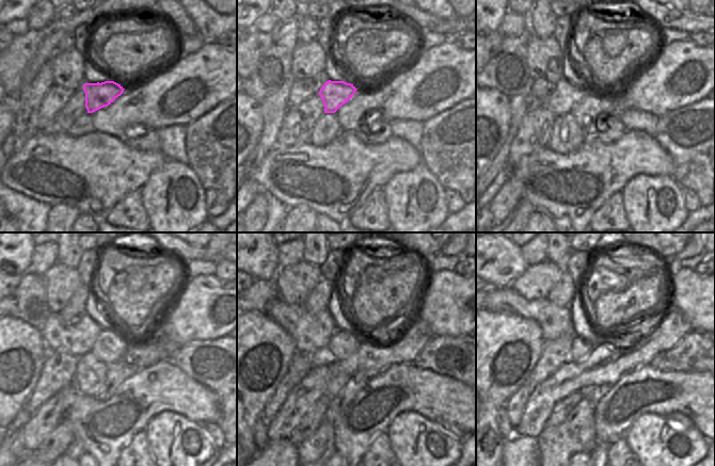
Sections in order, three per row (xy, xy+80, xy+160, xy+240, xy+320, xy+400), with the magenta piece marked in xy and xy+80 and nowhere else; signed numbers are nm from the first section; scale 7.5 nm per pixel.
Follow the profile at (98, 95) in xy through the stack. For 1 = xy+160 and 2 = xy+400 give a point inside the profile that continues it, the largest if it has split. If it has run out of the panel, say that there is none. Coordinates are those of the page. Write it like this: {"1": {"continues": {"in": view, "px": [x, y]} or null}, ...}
{"1": {"continues": {"in": "xy+160", "px": [566, 94]}}, "2": {"continues": {"in": "xy+400", "px": [554, 320]}}}

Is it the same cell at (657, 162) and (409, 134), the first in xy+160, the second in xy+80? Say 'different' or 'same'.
different

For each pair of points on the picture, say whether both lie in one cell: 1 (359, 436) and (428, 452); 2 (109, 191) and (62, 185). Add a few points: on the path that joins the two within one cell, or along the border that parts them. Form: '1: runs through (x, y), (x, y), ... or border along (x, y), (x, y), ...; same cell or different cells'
1: border along (401, 412), (395, 417), (385, 432); different cells
2: runs through (97, 180), (74, 180); same cell

